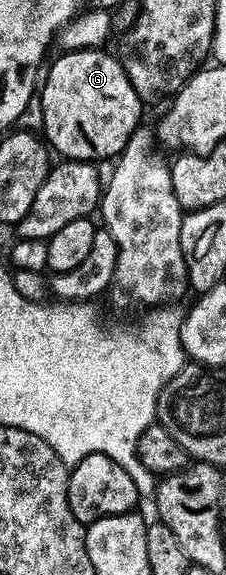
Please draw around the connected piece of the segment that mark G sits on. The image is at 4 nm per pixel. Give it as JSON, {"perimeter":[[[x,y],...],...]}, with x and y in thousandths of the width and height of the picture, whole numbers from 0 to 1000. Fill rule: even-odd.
{"perimeter":[[[456,83],[434,85],[323,85],[270,90],[265,101],[208,115],[186,134],[186,146],[168,155],[168,181],[181,186],[186,231],[208,250],[270,275],[310,280],[403,280],[442,283],[456,273],[509,275],[549,264],[584,230],[624,223],[619,183],[628,172],[593,158],[593,151],[549,113],[509,90],[460,92]]]}

